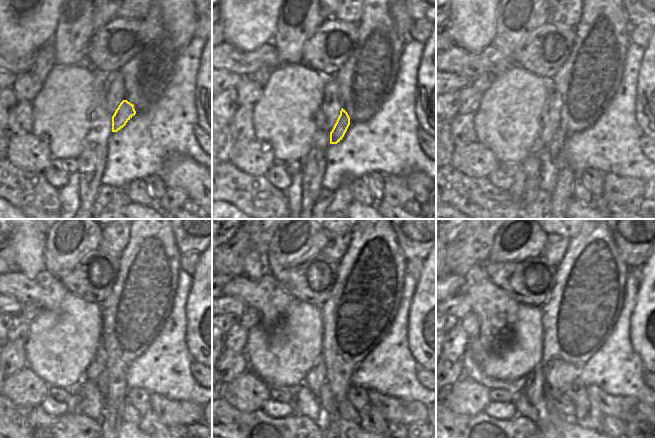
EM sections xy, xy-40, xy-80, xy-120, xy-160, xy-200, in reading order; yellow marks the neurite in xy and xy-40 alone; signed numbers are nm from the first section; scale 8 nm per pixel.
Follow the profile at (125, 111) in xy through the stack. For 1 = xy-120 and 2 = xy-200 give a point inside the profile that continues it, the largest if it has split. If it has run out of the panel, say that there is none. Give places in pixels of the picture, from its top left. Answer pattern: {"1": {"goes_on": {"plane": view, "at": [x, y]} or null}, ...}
{"1": {"goes_on": {"plane": "xy-120", "at": [101, 383]}}, "2": {"goes_on": {"plane": "xy-200", "at": [564, 422]}}}

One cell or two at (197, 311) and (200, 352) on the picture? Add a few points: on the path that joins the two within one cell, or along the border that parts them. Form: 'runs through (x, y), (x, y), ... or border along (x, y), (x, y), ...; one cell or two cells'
runs through (197, 321), (200, 342); one cell

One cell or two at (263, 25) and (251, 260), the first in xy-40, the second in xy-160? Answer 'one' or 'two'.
one

